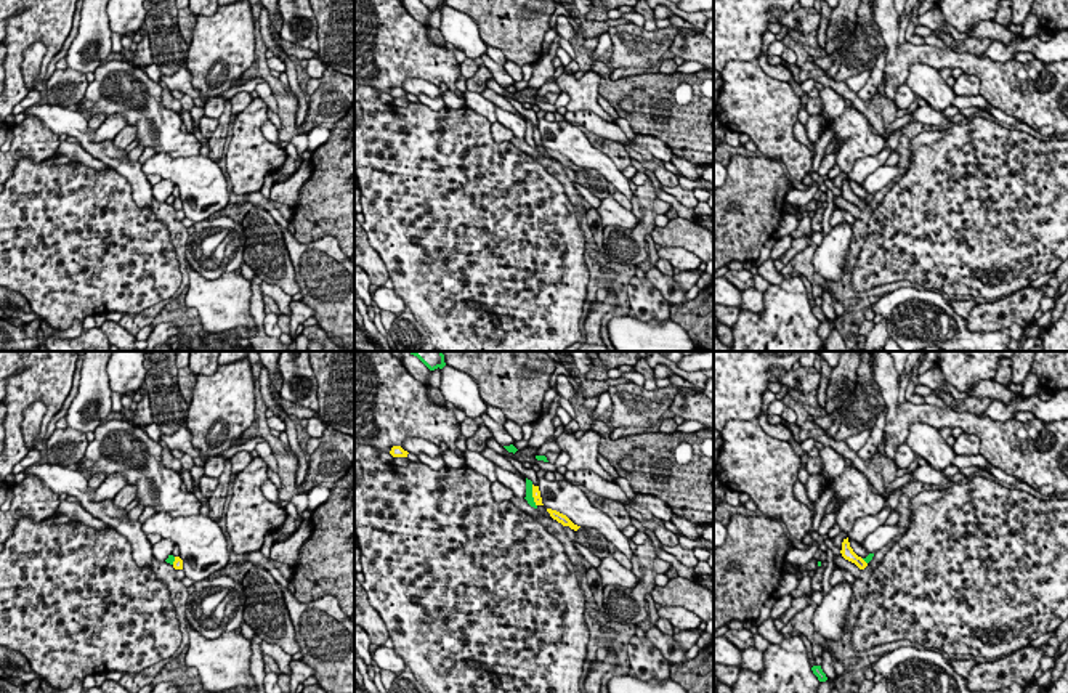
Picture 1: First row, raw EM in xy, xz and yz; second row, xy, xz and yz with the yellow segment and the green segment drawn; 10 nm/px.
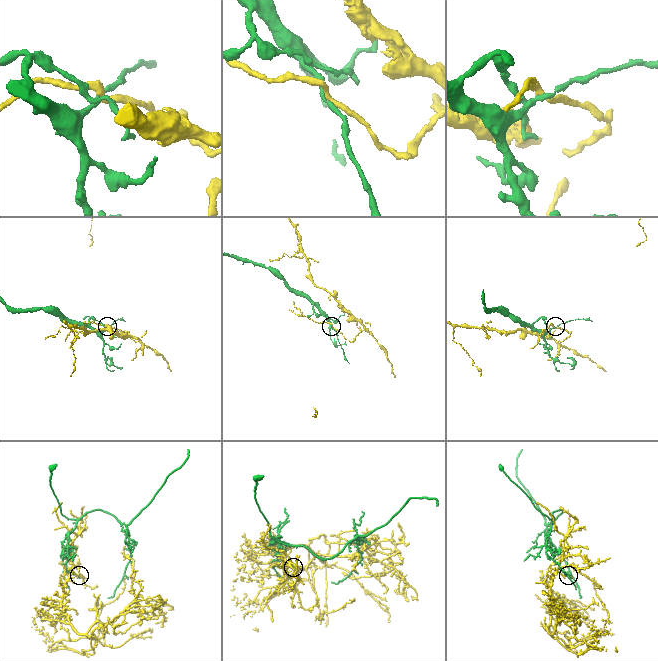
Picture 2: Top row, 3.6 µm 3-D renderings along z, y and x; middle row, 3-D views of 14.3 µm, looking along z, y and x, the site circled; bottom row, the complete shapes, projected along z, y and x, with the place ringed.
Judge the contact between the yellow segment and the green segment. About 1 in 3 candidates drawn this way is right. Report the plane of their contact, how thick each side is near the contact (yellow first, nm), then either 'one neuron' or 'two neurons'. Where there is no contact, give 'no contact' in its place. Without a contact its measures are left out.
xz | 90/70 nm | two neurons

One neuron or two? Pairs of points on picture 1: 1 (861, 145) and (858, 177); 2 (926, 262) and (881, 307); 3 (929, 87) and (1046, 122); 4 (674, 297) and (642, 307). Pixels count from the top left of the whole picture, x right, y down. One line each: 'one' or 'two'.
1: two
2: two
3: two
4: two

